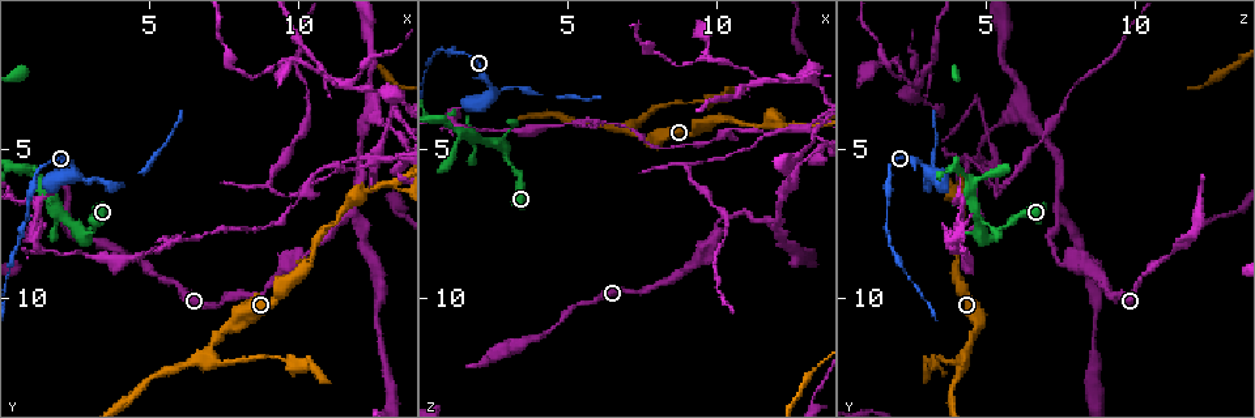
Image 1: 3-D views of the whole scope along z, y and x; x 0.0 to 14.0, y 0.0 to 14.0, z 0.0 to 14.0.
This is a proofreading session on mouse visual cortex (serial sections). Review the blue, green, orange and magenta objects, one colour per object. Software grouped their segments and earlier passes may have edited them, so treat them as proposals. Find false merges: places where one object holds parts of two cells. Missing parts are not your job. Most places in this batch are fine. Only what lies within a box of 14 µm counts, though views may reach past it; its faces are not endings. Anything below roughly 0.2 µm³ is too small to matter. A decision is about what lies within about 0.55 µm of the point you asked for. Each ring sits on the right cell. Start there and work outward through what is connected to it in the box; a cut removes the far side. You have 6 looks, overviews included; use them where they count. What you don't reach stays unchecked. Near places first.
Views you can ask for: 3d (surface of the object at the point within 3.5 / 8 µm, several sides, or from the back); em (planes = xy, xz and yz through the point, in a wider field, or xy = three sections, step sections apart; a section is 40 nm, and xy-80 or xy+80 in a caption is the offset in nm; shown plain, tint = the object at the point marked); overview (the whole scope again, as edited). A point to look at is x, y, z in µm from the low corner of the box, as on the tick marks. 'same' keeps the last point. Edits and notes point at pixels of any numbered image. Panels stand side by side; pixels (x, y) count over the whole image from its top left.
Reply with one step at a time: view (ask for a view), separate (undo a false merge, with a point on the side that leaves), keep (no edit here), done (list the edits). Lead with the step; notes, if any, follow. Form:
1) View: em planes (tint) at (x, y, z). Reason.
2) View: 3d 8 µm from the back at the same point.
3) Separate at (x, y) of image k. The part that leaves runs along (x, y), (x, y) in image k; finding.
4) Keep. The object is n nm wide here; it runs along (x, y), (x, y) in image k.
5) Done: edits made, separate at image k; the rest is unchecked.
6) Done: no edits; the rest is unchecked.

View: 3d 3.5 µm from the back at (11.6, 7.1, 7.4). A fork.

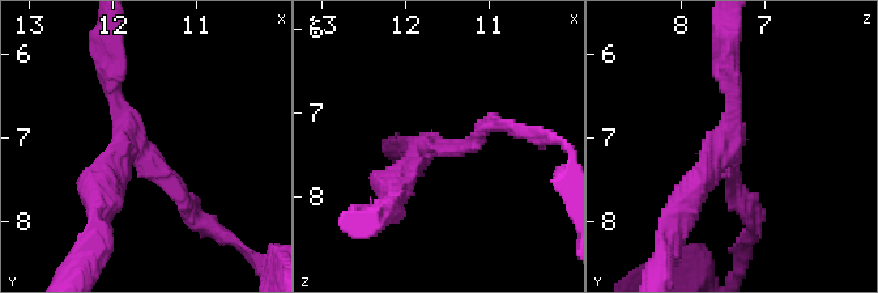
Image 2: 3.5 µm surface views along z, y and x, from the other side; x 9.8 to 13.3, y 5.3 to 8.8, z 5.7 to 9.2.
View: em planes (tint) at (11.75, 7.10, 7.45). Shape alone is not enough.

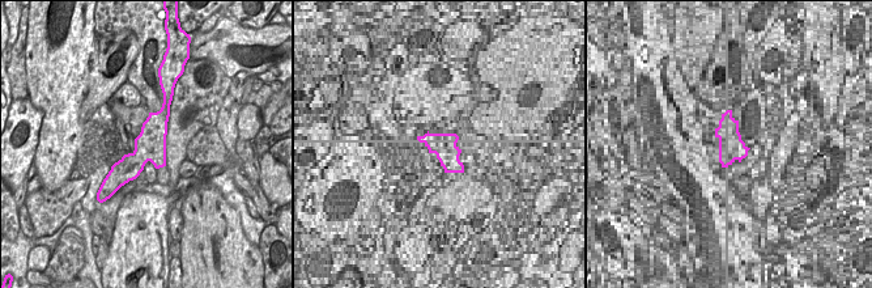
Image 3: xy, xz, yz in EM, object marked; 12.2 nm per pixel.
Keep. It runs along (165, 110), (150, 144), (114, 172) in image 3; all the same cell.

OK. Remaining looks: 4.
View: 3d 3.5 µm at (12.3, 3.7, 6.1). Abrupt turn.

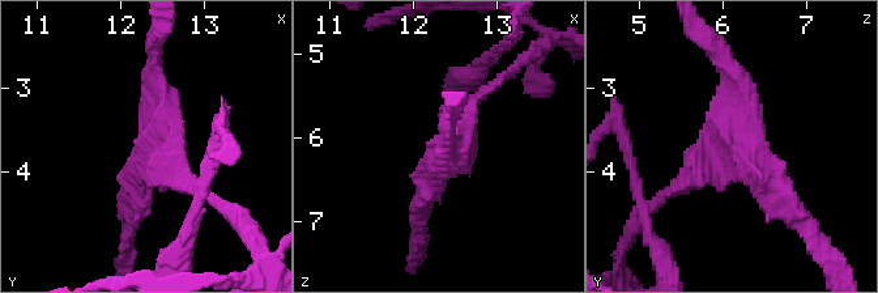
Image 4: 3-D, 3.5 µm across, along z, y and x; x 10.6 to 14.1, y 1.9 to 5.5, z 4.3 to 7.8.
View: em xy step 3 (tint) at (12.45, 3.75, 6.20). Need the tissue.

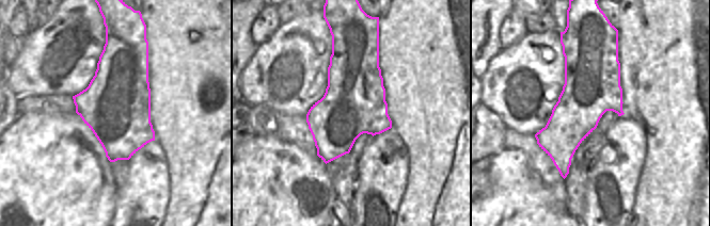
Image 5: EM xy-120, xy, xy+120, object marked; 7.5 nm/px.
View: em xy step 1 (tint) at the same point.

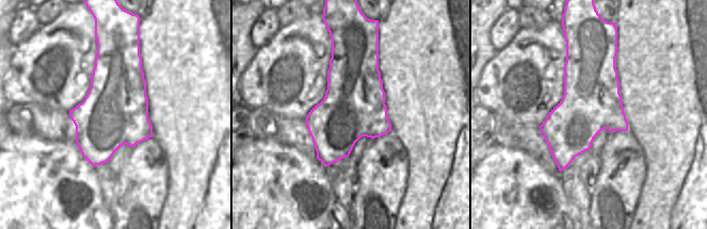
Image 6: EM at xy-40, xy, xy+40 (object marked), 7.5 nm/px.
Keep. It runs along (420, 209), (484, 93) in image 4; continuous, no second cell.

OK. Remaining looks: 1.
Done: no edits; the rest is unchecked.

